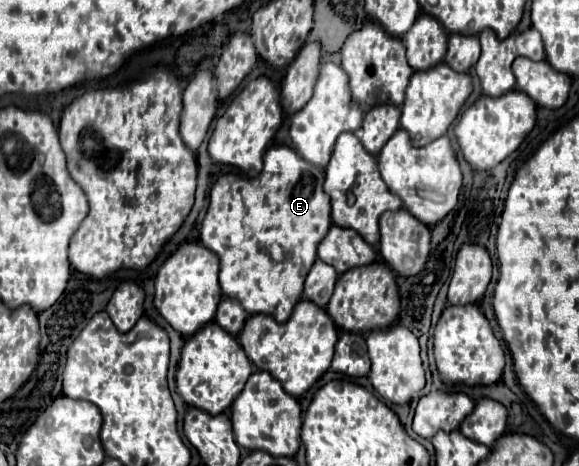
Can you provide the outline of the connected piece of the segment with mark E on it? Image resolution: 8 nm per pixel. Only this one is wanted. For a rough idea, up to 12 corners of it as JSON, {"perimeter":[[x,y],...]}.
{"perimeter":[[324,169],[222,175],[200,241],[248,315],[288,321],[332,227]]}

